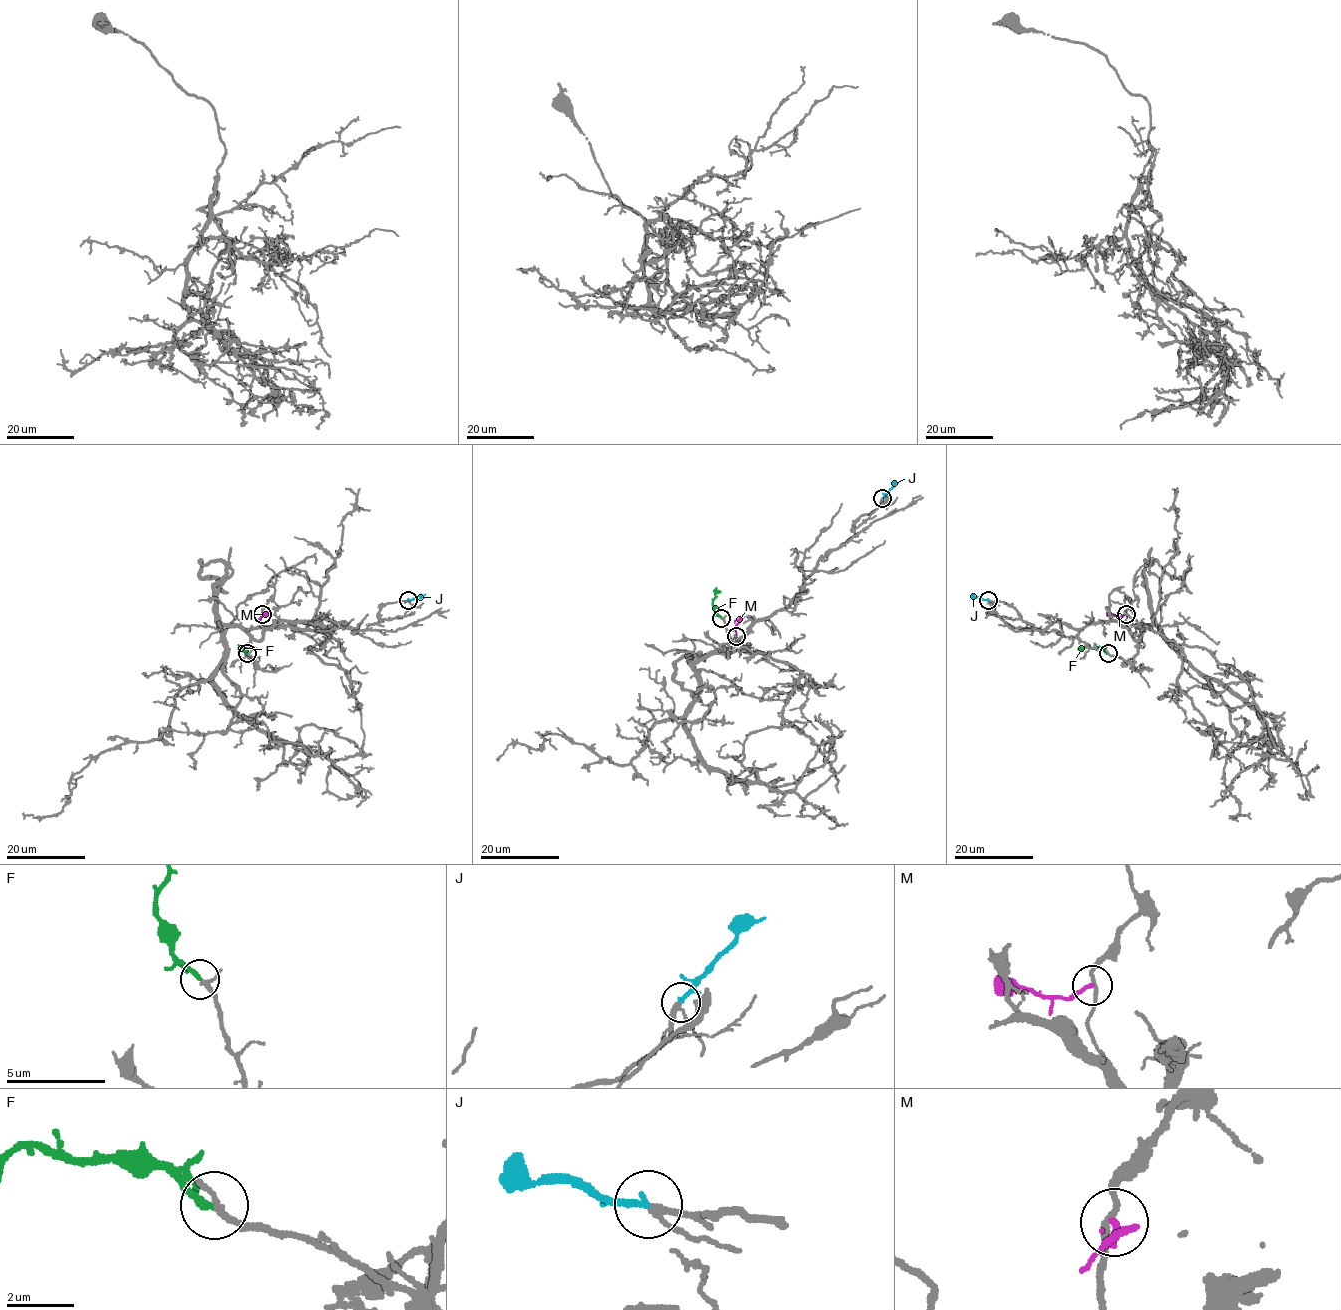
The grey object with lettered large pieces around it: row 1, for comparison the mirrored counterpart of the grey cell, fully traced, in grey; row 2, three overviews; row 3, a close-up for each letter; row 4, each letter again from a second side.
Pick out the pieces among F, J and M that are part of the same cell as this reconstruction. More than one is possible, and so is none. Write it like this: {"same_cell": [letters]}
{"same_cell": ["F", "J"]}

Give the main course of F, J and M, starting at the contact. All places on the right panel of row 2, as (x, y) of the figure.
F: (1107, 653), (1085, 646), (1081, 651)
J: (988, 600), (971, 594)
M: (1126, 613), (1115, 615), (1106, 612)

